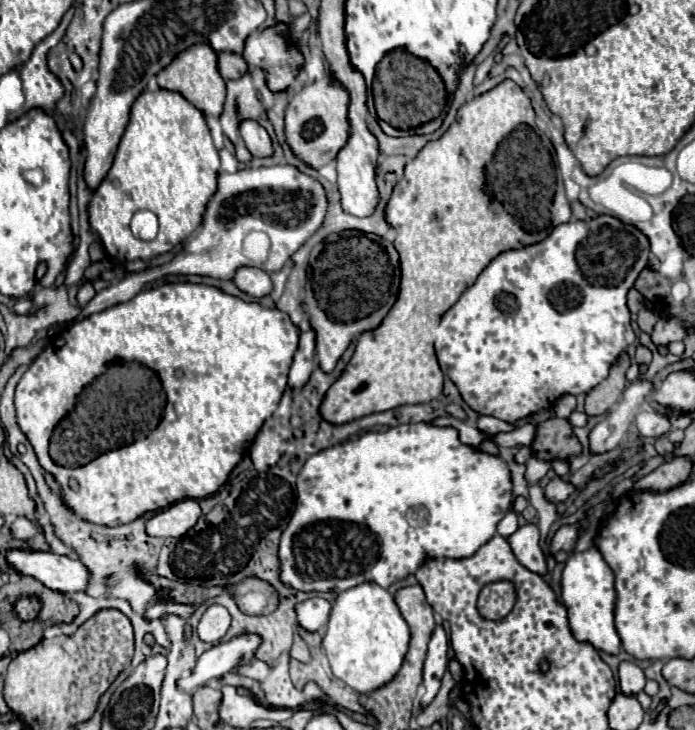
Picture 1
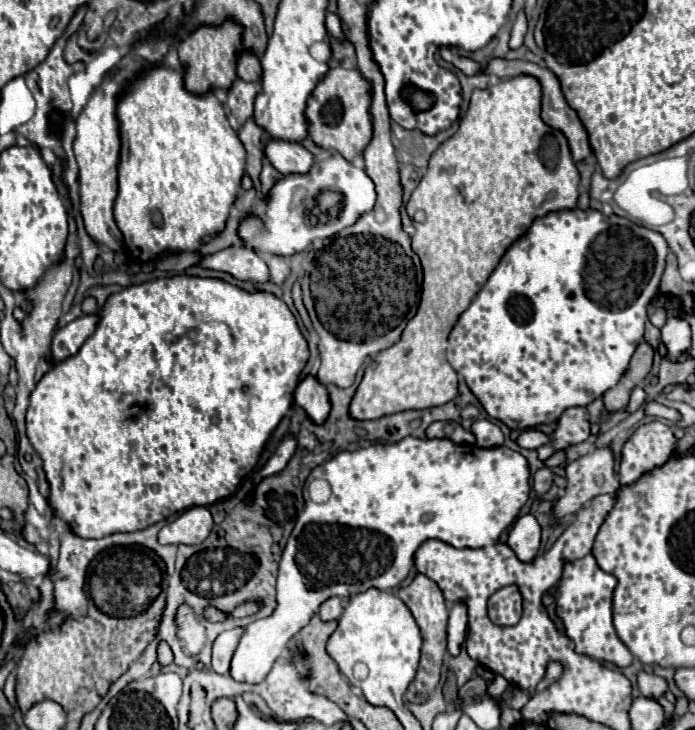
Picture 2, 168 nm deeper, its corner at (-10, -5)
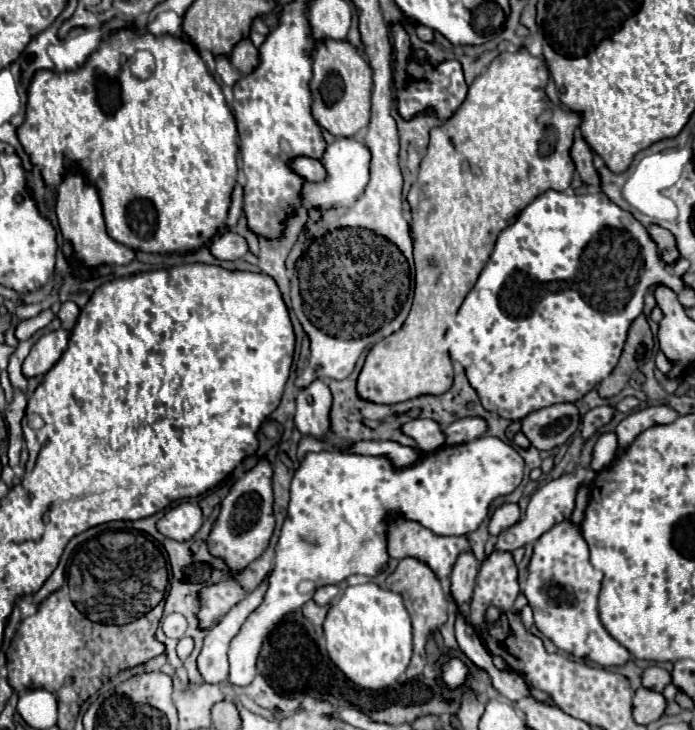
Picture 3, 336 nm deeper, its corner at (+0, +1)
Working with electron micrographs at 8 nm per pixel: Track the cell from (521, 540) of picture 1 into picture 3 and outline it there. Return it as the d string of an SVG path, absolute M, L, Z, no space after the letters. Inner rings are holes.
M514 503L502 505L500 509L494 511L494 515L492 515L492 519L490 519L490 527L488 527L488 529L490 529L490 535L498 537L504 529L516 525L520 519L522 519L522 517L520 517L518 505L514 505Z

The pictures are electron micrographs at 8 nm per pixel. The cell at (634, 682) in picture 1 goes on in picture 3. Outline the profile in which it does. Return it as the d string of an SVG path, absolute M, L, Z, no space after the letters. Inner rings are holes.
M648 667L644 673L642 673L642 687L646 689L652 689L652 691L662 691L668 683L672 681L670 673L666 669L660 669L660 667Z

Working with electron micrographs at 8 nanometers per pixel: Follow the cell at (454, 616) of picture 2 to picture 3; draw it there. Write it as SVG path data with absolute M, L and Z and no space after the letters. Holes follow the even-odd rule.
M462 553L450 575L450 597L456 607L462 607L466 601L470 601L476 573L478 573L476 557L472 553Z

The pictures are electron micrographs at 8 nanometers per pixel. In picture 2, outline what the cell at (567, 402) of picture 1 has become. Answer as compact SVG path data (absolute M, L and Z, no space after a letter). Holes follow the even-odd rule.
M570 407L556 421L554 431L550 433L550 441L538 449L538 457L546 461L556 451L564 451L570 445L578 445L590 437L588 411L584 407Z

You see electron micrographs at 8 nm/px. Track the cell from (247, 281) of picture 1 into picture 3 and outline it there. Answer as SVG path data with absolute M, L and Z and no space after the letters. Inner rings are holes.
M228 231L212 241L210 253L220 261L236 261L248 253L248 243L242 235Z

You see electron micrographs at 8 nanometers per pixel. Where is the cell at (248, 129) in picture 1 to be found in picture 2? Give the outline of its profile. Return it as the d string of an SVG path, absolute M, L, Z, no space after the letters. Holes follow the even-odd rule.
M270 139L266 145L266 157L270 163L282 173L282 175L294 175L294 173L308 173L314 155L306 151L300 143L290 143L290 141L274 141Z

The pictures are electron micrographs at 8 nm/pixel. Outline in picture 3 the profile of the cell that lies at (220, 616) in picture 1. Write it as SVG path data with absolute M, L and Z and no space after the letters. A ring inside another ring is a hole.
M260 585L254 593L246 595L238 605L234 605L234 609L222 615L204 637L204 647L198 655L198 671L206 683L222 683L228 679L228 643L238 633L248 613L252 613L262 603L264 589L266 585Z

